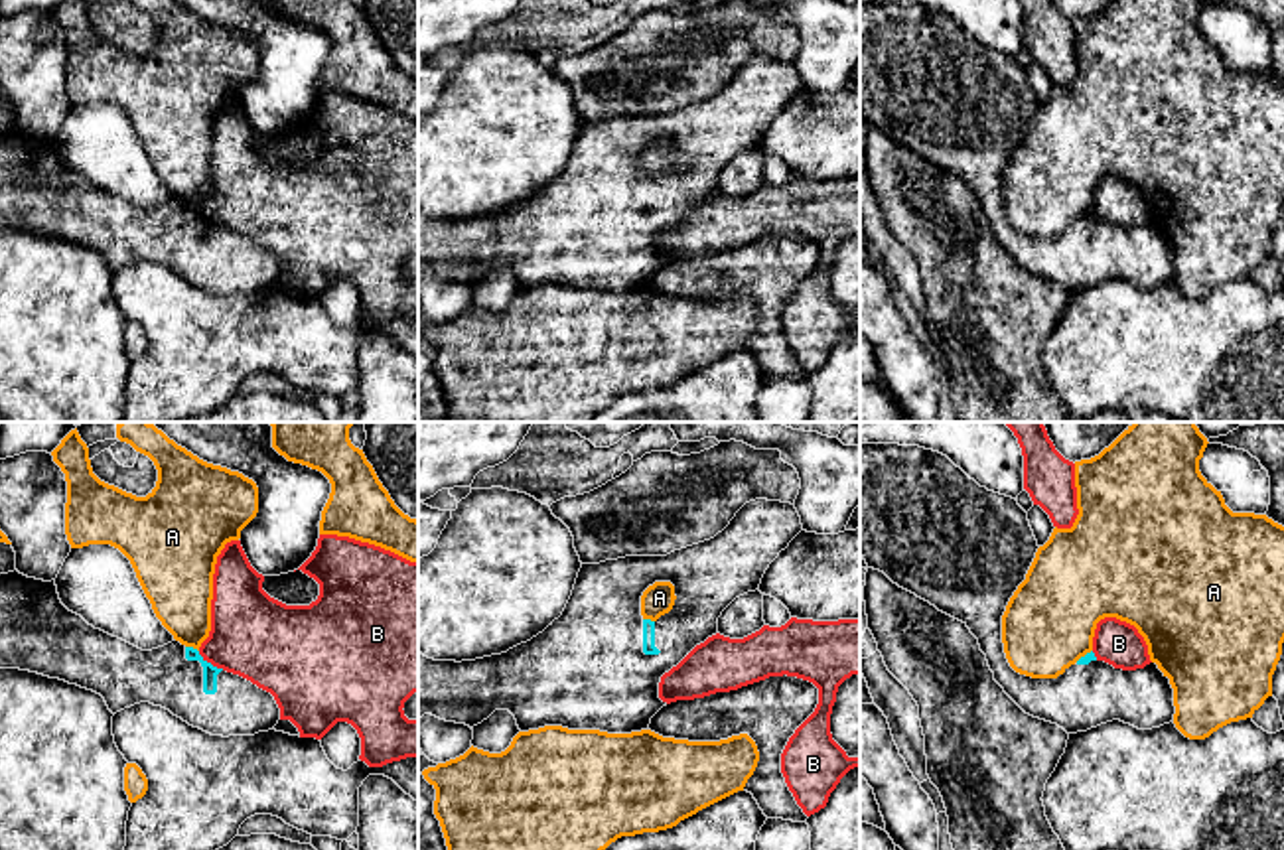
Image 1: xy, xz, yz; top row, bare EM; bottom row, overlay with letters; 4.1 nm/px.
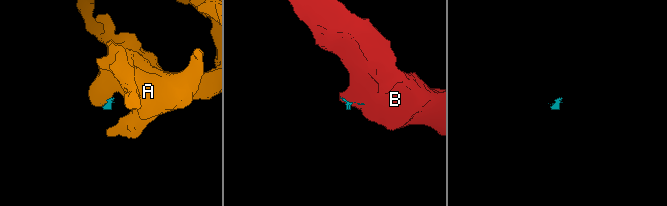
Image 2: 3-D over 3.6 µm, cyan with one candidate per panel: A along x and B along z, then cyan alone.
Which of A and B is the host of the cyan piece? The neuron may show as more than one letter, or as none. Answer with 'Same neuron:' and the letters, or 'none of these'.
Same neuron: none of these

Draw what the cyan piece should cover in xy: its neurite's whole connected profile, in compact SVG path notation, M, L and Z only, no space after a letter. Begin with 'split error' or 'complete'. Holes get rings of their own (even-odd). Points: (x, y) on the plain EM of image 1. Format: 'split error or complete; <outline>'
split error; M18 128L0 132L0 227L30 229L93 248L112 272L150 260L211 294L254 294L274 288L280 278L270 250L213 225L197 207L172 199L142 209L69 170L59 158L55 138L28 136Z

